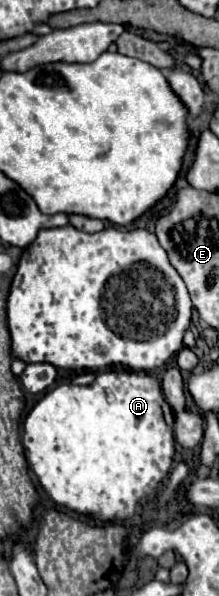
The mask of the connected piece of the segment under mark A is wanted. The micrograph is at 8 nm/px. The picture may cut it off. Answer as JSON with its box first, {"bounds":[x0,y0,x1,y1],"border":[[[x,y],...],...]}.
{"bounds":[21,371,175,521],"border":[[[105,371],[105,373],[99,373],[95,377],[95,381],[91,385],[85,385],[85,387],[77,387],[77,385],[59,385],[51,391],[47,391],[43,395],[43,399],[39,399],[35,403],[35,407],[27,413],[25,421],[23,421],[23,437],[21,437],[21,443],[23,443],[23,449],[25,449],[25,457],[27,457],[27,463],[31,465],[31,469],[35,471],[41,487],[45,489],[45,493],[57,503],[57,505],[63,505],[71,511],[77,511],[77,513],[83,513],[83,515],[93,515],[93,517],[99,517],[103,521],[109,521],[109,519],[129,519],[135,511],[135,505],[149,493],[155,491],[155,487],[165,479],[165,475],[169,473],[171,469],[171,463],[173,463],[173,455],[175,455],[175,437],[173,437],[173,415],[169,415],[165,409],[171,409],[169,403],[165,401],[163,397],[163,391],[159,387],[159,381],[147,373],[127,373],[127,371]]]}

